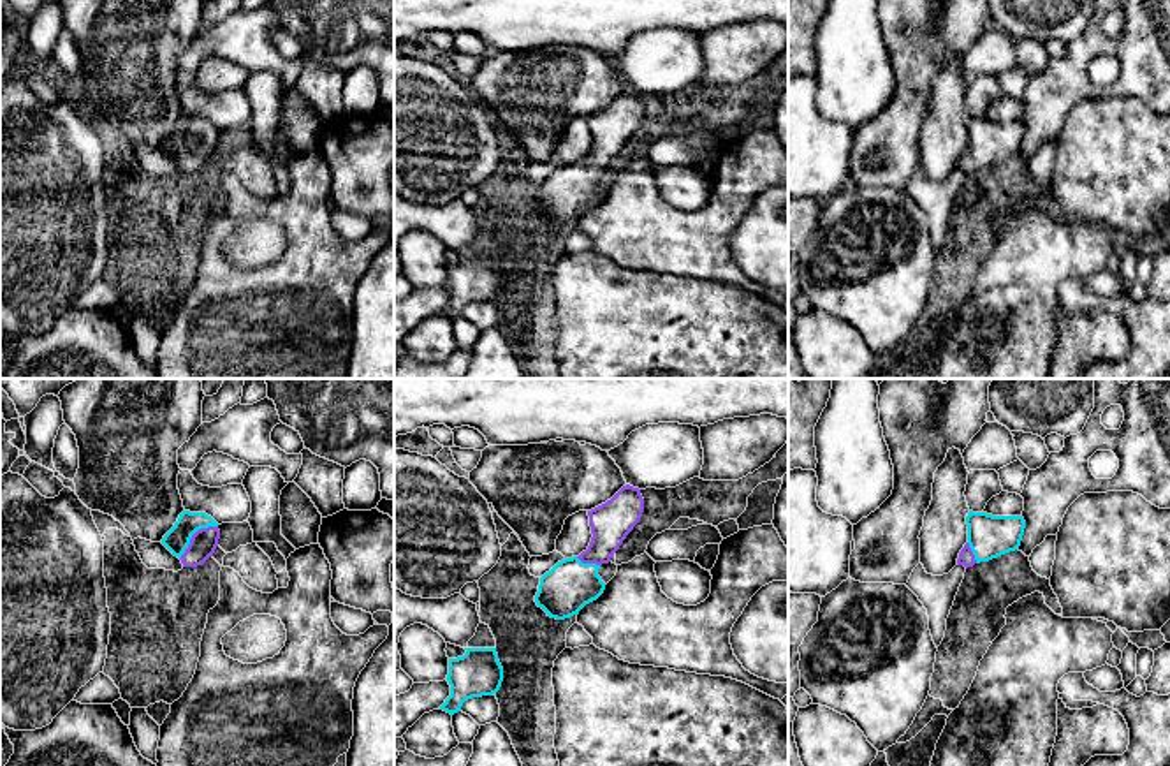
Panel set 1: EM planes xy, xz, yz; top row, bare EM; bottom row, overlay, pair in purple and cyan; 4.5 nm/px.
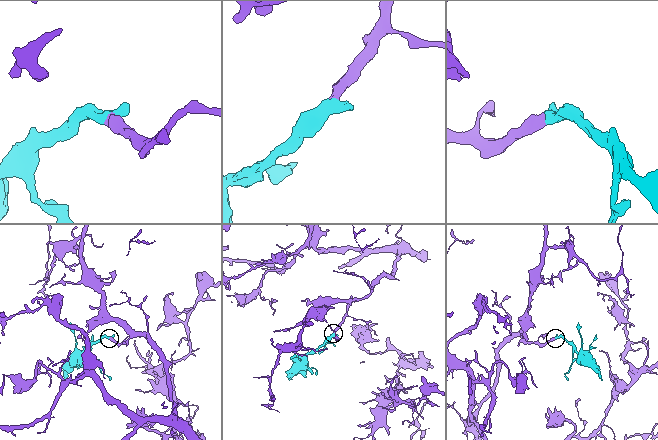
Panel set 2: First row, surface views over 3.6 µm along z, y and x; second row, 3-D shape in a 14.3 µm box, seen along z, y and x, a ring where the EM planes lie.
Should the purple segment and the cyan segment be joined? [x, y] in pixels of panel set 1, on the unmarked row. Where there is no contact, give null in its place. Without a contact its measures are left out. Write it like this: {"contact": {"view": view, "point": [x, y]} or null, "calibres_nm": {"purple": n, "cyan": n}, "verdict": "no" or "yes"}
{"contact": {"view": "xy", "point": [192, 141]}, "calibres_nm": {"purple": 120, "cyan": 110}, "verdict": "yes"}

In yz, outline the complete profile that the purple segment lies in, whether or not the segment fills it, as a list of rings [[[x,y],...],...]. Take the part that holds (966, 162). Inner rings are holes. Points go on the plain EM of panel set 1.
[[[969,116],[966,122],[968,148],[959,158],[957,171],[973,173],[1020,151],[1026,127],[1022,122],[992,122]]]

